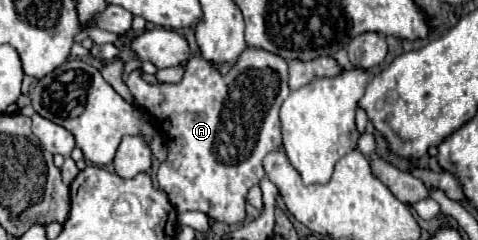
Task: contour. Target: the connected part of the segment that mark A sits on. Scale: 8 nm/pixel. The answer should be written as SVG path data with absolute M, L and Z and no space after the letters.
M247 48L229 74L221 76L209 62L193 56L185 66L185 76L179 84L151 86L143 80L141 68L127 76L127 88L135 96L135 102L147 108L155 118L163 118L167 132L169 156L159 166L157 182L167 192L177 212L201 210L209 218L225 224L237 224L245 218L245 196L251 186L259 184L265 176L263 158L269 152L281 148L279 130L279 108L289 96L289 66L277 54Z

